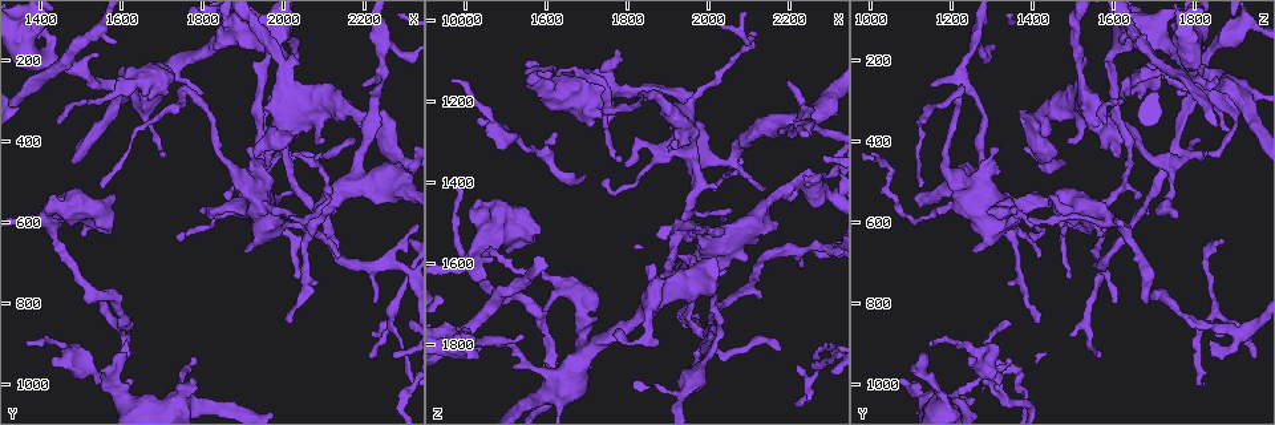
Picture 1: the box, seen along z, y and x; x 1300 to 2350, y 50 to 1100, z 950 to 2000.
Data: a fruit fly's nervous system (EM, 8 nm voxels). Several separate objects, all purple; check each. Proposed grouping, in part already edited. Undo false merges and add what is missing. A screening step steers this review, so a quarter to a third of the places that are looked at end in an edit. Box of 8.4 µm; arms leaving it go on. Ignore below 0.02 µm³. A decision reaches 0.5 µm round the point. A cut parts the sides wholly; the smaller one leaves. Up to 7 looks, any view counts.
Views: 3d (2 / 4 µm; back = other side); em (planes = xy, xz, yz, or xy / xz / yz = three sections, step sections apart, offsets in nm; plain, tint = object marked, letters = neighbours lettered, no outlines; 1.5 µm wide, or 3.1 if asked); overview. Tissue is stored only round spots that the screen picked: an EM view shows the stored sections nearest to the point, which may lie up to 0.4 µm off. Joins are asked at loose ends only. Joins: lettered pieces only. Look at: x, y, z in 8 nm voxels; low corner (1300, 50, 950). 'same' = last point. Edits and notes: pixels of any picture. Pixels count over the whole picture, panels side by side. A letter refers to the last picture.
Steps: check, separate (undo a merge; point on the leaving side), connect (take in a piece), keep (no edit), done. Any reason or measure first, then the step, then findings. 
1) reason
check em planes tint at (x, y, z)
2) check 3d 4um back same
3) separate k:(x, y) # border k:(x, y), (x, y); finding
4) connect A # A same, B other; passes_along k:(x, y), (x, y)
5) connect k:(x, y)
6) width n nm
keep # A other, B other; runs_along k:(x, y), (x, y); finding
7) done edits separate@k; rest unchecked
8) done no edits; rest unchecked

calibre changes
check em planes tint at (2225, 355, 1400)

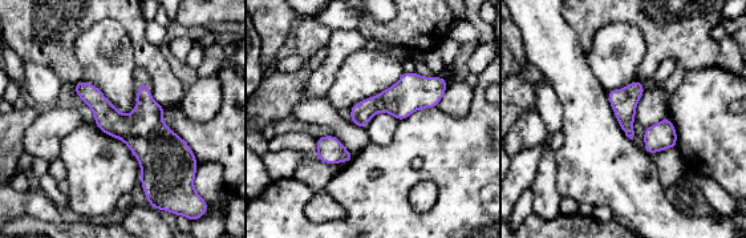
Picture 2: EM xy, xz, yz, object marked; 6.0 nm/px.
check em planes letters same

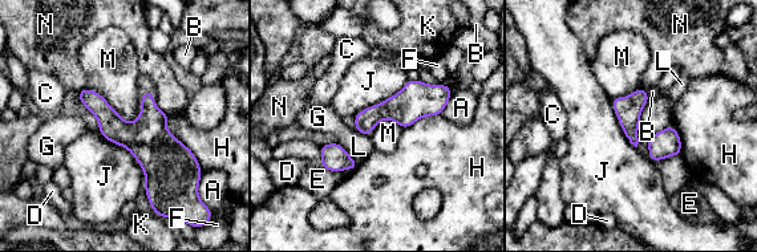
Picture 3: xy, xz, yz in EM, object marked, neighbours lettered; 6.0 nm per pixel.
keep # A other, B other, C other, D other, E other, F other, G other, H other, J other, K other, L other, M other, N other; border 3:(86, 86), (128, 122), (137, 118); one cell here

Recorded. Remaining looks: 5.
arms part here
check em xz step 8 letters at (2060, 620, 1345)

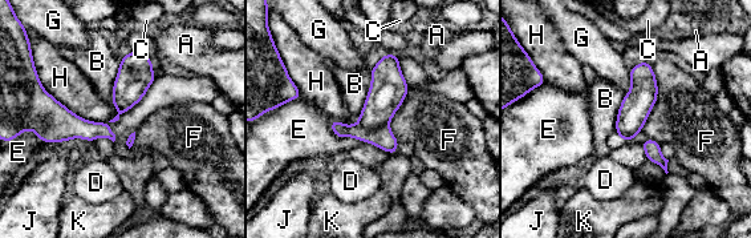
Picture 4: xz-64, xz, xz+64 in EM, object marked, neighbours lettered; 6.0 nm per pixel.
longest_contact H 550 nm
separate 4:(386, 93) # A other, B other, C other, D other, E other, F other, G other, H other, J other, K other; a second cell is stuck on

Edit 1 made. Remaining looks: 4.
thick end
check em planes plain at (1775, 995, 1065)

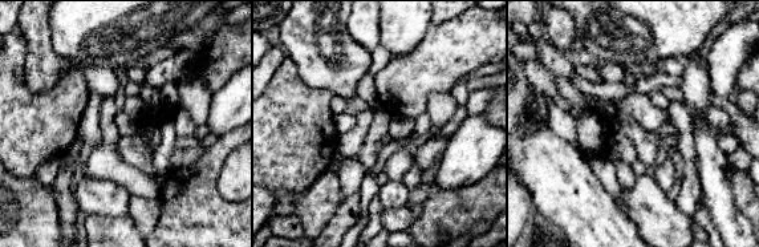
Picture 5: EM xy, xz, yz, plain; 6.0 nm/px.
what lies round it
check em planes letters same

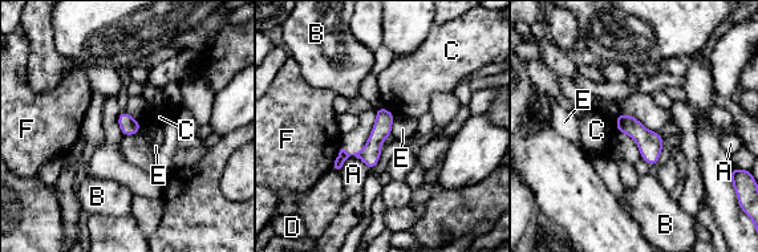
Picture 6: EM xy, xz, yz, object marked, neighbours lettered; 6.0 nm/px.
keep # A other, B other, C other, D other, E other, F other; border 6:(382, 105), (396, 116); no lettered piece goes on from it

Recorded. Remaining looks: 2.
done edits separate@4; rest unchecked

